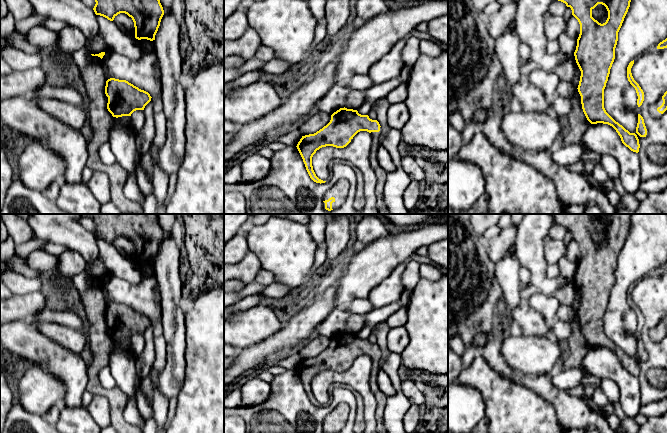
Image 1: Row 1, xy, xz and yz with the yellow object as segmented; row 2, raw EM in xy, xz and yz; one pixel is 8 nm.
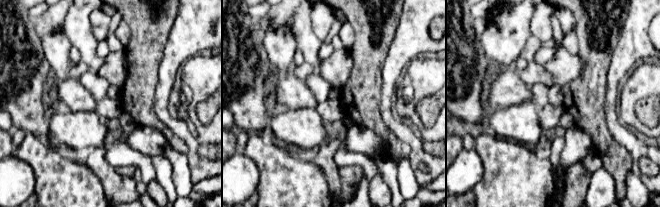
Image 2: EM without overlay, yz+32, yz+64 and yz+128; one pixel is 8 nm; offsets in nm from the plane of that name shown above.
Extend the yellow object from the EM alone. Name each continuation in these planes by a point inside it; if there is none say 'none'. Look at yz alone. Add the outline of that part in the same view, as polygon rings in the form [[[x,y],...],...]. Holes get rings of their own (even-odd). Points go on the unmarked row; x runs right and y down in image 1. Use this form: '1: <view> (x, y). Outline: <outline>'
1: yz (654, 337). Outline: [[[660,323],[649,330],[649,337],[653,342],[660,342],[662,340],[662,338],[657,335],[657,332],[660,331],[662,327],[663,324]]]

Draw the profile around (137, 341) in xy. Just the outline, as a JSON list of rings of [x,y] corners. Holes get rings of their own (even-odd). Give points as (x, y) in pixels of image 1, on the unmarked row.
[[[136,334],[131,338],[131,353],[138,357],[144,350],[145,340],[143,334]]]

